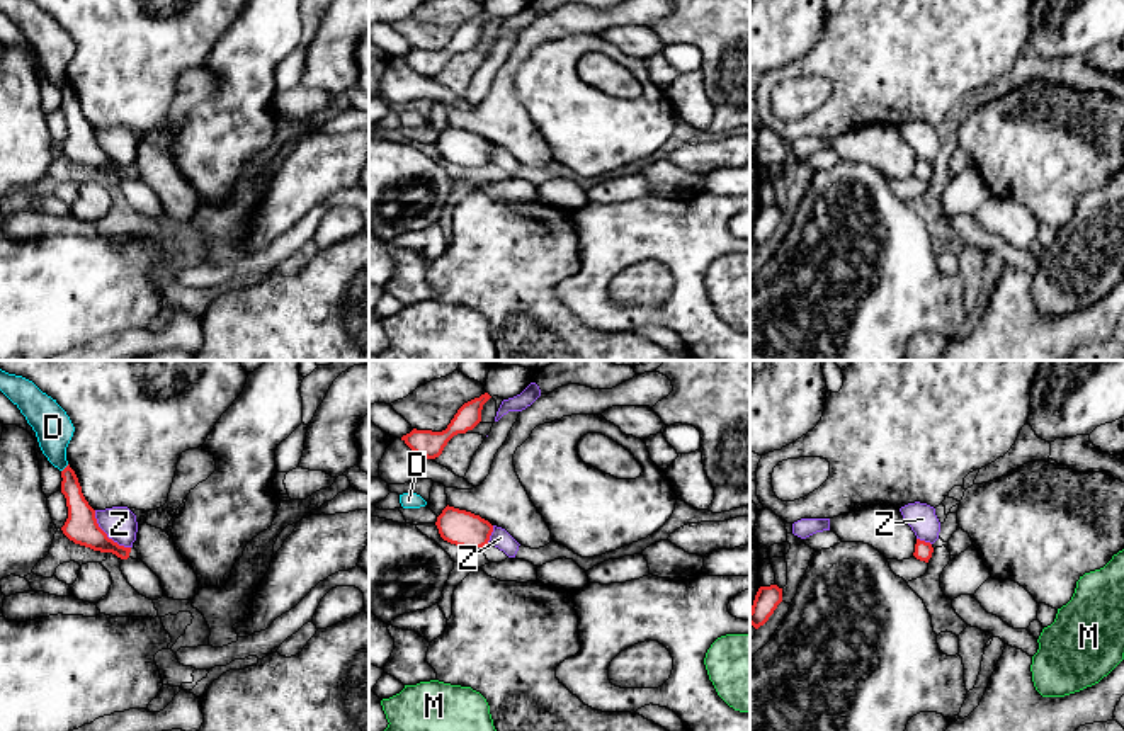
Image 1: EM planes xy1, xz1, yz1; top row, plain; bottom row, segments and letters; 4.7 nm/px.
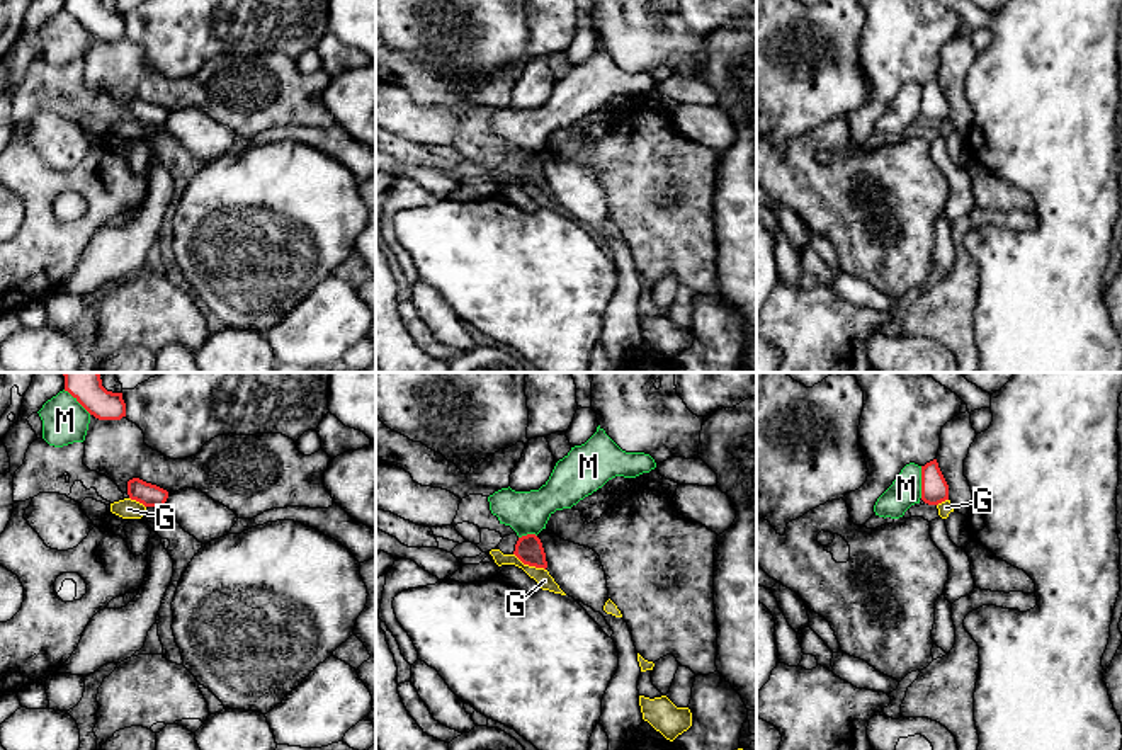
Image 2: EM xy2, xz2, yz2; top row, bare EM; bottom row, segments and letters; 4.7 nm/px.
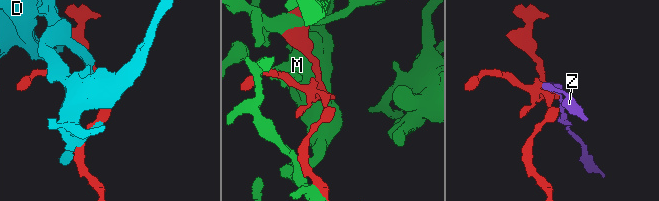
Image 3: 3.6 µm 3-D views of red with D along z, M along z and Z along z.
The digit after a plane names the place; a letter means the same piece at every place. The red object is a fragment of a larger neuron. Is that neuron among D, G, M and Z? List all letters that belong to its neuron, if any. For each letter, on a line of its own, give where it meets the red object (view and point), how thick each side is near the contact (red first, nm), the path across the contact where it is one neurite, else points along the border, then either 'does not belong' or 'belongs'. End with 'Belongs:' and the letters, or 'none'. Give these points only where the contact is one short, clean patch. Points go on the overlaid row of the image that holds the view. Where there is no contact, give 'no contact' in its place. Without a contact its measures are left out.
D: xy1 (65, 468) | 130/180 nm | does not belong
G: xz2 (529, 565) | 130/80 nm | along xz2 (514, 553), (524, 563), (544, 570) | does not belong
M: yz2 (922, 482) | 130/140 nm | does not belong
Z: xy1 (106, 534) | 150/160 nm | does not belong
Belongs: none

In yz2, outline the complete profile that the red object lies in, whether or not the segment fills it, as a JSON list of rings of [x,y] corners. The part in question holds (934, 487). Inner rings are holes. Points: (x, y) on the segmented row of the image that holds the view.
[[[937,459],[921,466],[921,500],[928,505],[938,505],[949,500],[949,485]]]

